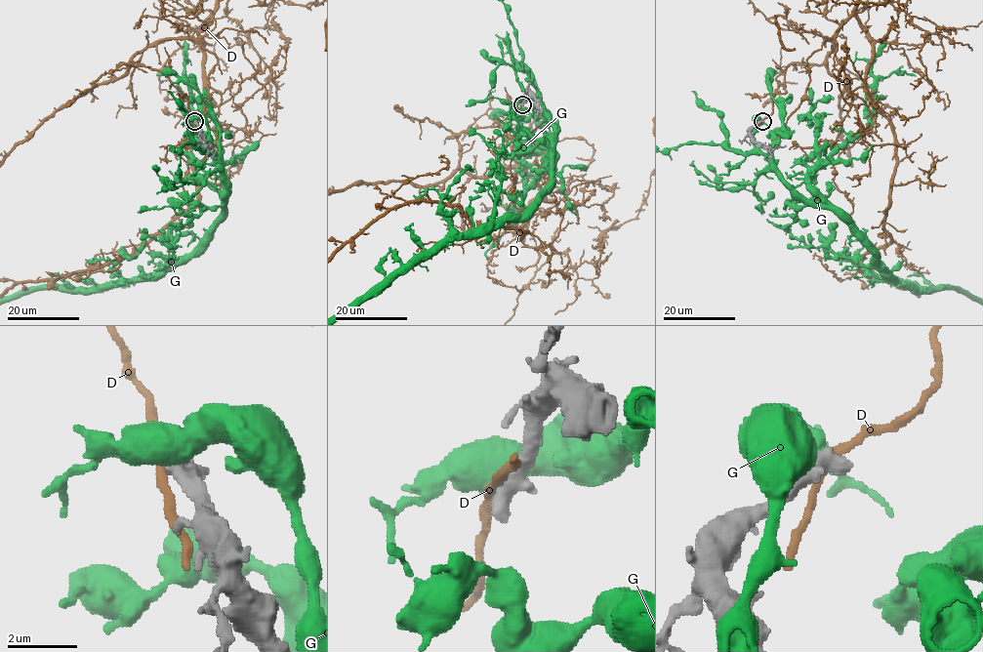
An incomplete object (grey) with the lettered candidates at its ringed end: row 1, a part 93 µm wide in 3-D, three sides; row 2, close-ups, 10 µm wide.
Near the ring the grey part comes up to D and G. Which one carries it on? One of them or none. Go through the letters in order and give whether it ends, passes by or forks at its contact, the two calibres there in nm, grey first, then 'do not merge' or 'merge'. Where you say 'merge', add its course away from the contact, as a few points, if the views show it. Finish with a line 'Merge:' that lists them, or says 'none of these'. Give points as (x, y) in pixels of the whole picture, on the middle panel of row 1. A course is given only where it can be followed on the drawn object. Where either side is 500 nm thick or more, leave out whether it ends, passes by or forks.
D: calibres 600 and 240 nm; do not merge
G: calibres 480 and 750 nm; do not merge
Merge: none of these

